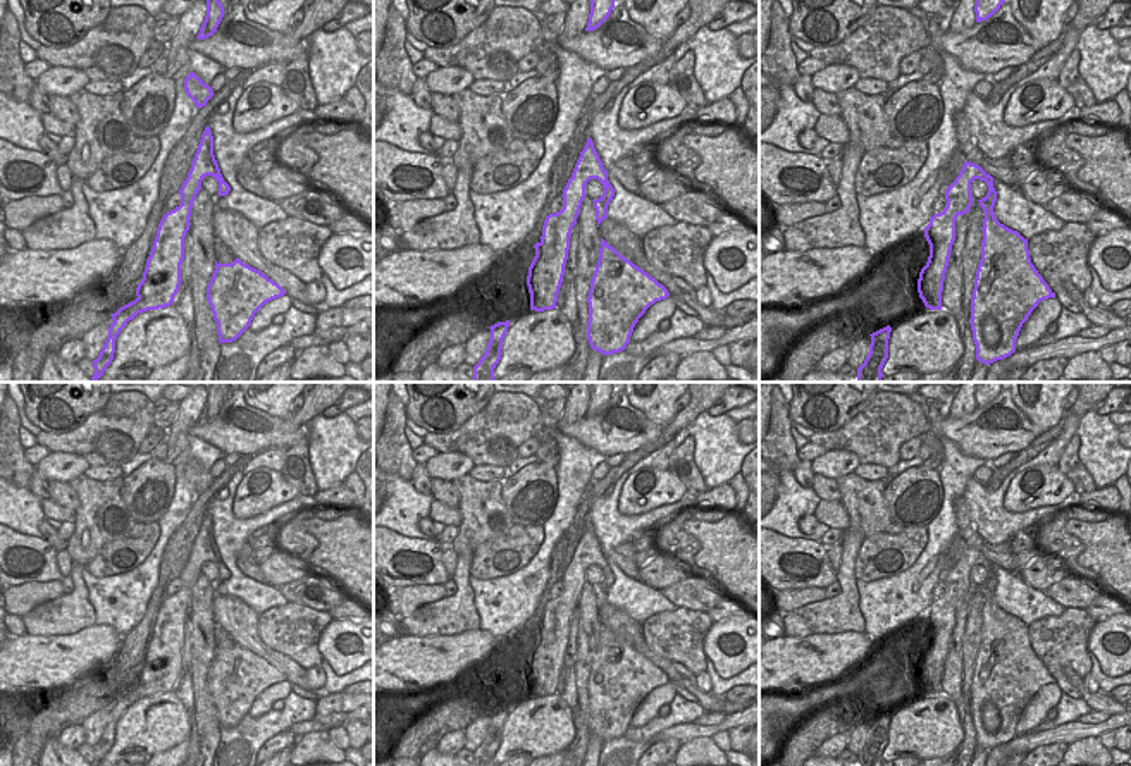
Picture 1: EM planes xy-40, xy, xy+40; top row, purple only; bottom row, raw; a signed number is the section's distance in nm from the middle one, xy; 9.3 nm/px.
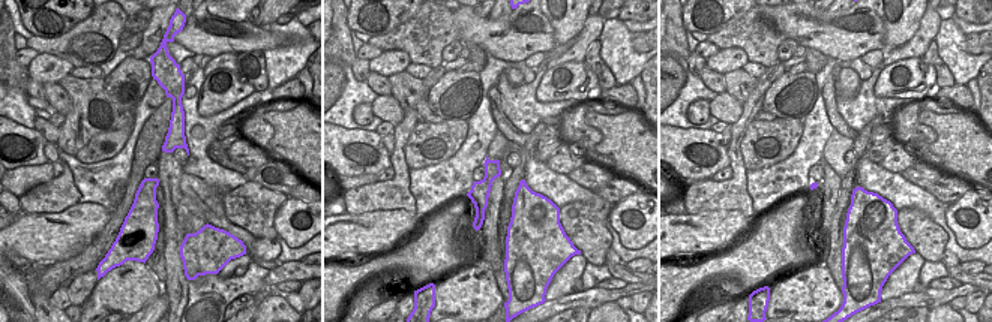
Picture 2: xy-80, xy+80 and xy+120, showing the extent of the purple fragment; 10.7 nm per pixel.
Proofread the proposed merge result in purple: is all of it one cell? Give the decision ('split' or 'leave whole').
leave whole

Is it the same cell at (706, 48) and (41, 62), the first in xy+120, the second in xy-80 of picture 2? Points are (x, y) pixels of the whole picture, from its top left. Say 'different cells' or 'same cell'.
different cells

